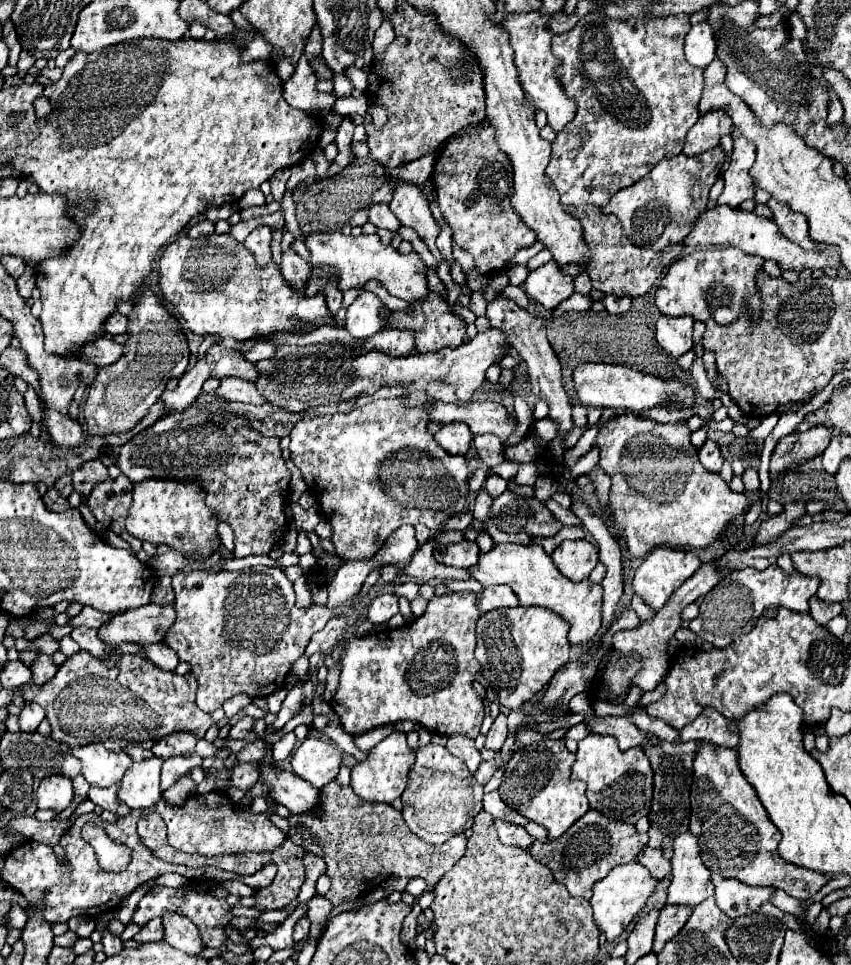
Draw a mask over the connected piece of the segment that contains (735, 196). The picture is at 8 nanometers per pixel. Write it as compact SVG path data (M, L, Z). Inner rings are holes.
M733 131L731 137L735 141L735 149L731 155L731 163L723 173L725 187L717 203L739 207L743 201L753 199L755 195L755 181L751 179L751 173L749 173L755 163L755 147L747 139L743 139L737 131Z

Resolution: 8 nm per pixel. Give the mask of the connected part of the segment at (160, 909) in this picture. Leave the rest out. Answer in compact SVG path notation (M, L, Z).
M155 887L151 889L141 901L139 901L139 907L133 915L133 923L137 923L139 927L147 925L151 919L155 917L165 917L169 913L177 913L177 915L185 915L189 917L197 927L199 931L203 933L203 941L207 947L223 947L227 941L229 941L229 935L225 933L227 925L231 923L233 919L233 913L231 913L231 905L225 901L225 899L215 899L213 895L209 893L199 893L195 891L193 887L179 887L179 889L167 889L167 887Z

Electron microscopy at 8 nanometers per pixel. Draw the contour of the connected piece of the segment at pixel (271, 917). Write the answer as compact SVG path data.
M271 910L262 913L257 917L256 921L262 921L266 923L279 923L281 924L291 913L284 910Z

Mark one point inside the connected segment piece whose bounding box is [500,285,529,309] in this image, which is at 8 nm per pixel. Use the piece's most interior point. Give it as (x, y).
(516, 293)

